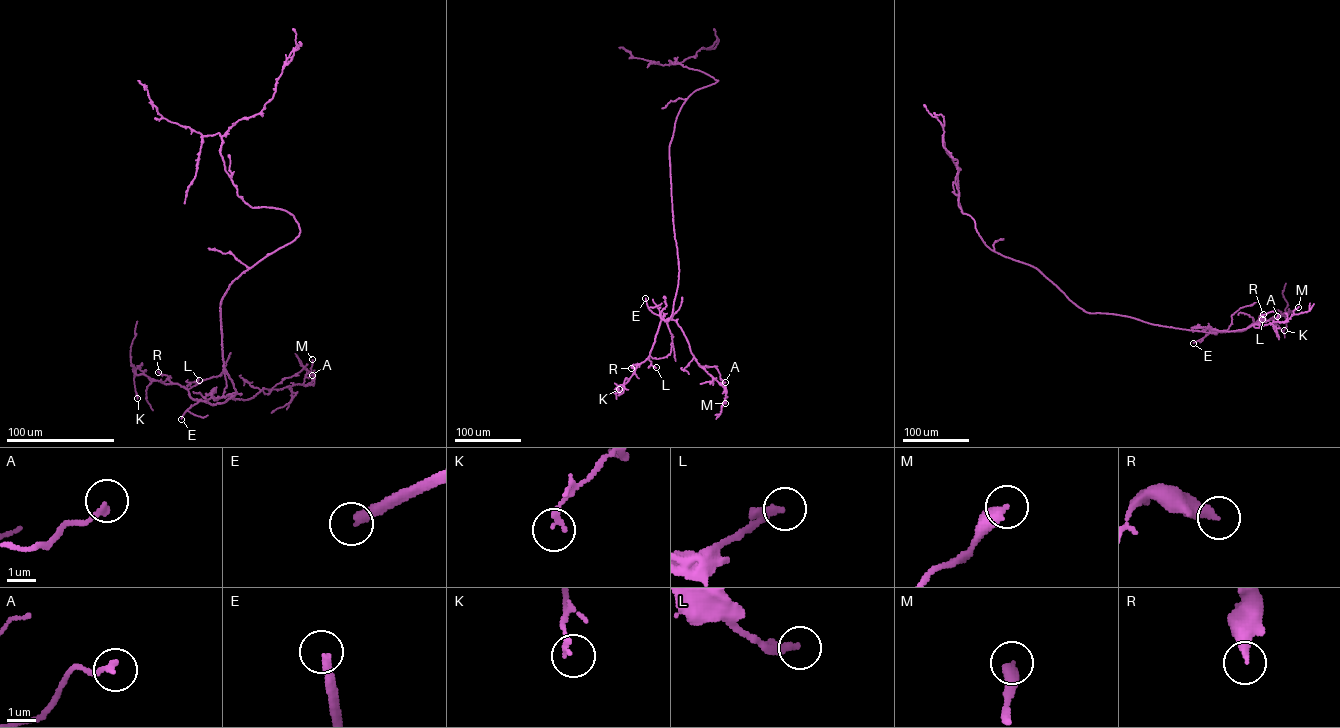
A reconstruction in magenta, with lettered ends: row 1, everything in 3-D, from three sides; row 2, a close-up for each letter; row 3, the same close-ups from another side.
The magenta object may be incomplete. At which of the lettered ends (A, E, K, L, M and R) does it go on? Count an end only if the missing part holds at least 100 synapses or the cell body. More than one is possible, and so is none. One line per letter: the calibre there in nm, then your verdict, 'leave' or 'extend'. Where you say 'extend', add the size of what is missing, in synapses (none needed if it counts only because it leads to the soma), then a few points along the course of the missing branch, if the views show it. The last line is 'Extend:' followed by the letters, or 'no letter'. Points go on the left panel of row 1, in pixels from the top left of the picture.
A: 200 nm thick; leave
E: 300 nm thick; extend
K: 180 nm thick; leave
L: 300 nm thick; leave
M: 440 nm thick; leave
R: 360 nm thick; leave
Extend: E

